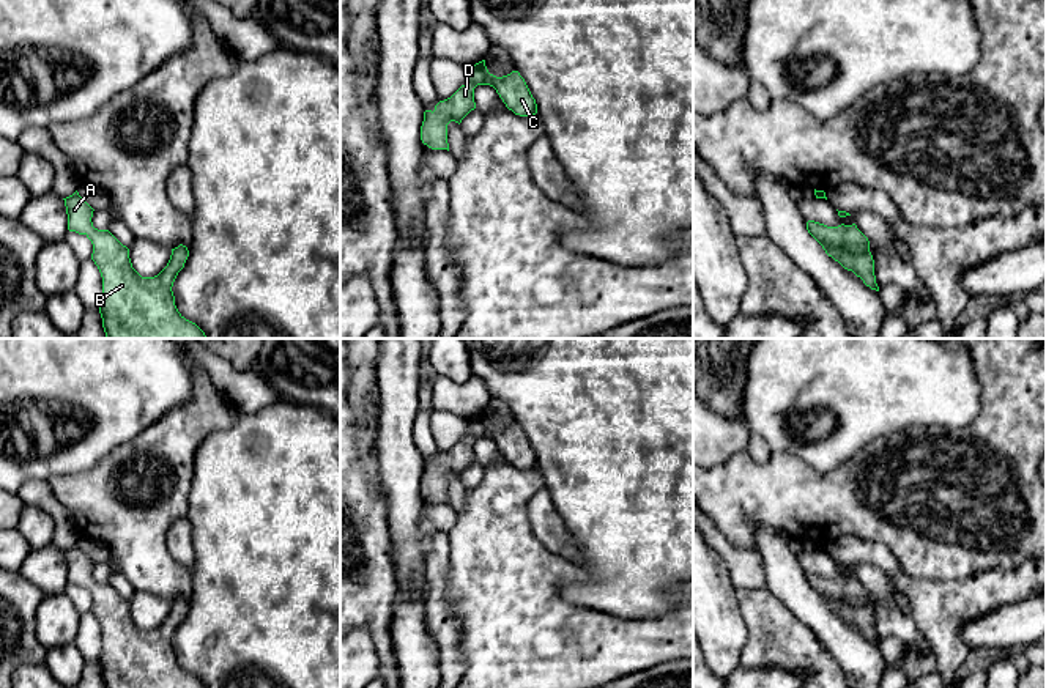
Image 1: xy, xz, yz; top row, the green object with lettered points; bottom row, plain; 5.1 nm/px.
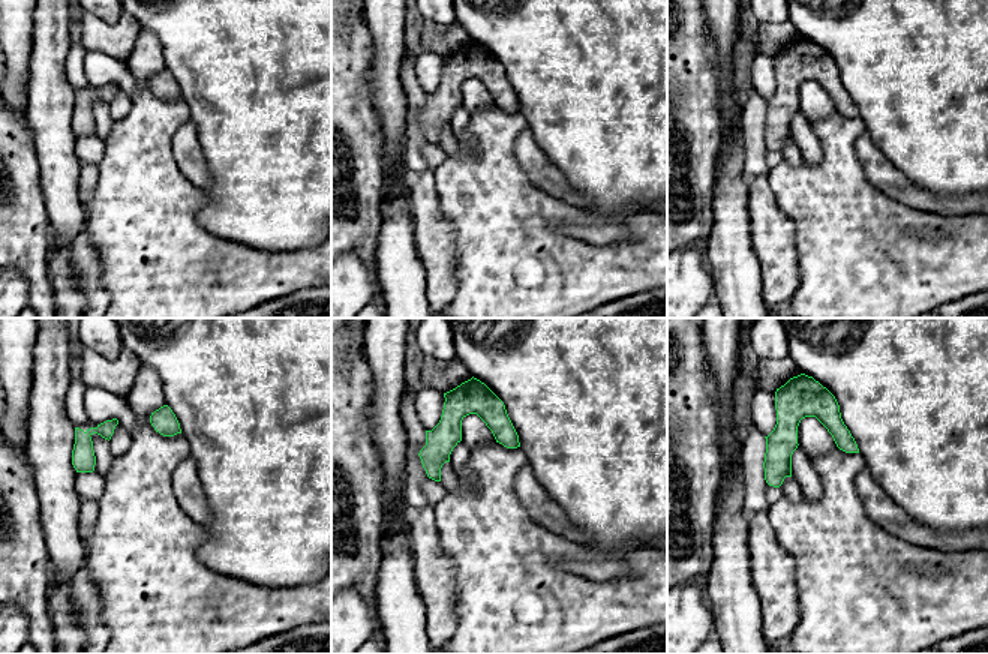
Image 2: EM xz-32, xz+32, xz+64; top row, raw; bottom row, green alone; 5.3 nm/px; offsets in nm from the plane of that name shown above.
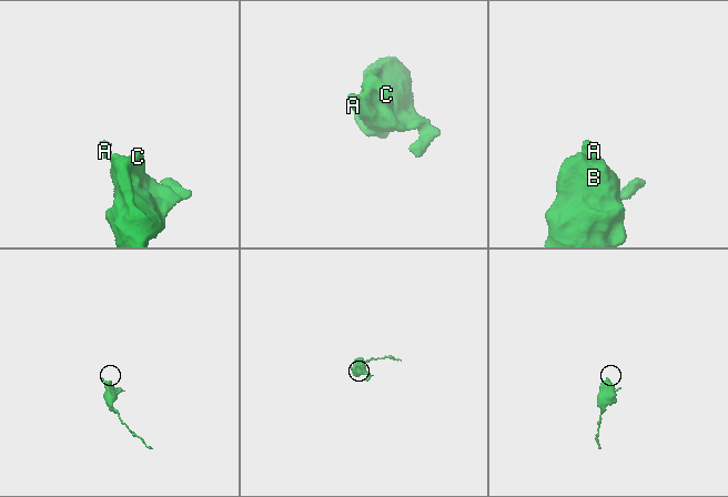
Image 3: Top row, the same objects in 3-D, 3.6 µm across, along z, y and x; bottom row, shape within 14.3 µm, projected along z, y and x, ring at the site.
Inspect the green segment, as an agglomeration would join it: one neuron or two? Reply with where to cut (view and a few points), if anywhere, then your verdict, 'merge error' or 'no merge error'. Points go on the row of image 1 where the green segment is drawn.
cut none; no merge error

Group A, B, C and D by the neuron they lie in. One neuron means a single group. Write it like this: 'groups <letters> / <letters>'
groups A B C D

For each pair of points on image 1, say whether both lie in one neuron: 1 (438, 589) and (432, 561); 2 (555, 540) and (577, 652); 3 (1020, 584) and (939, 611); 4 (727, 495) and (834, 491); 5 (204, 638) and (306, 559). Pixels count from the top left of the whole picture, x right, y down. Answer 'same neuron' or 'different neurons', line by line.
1: same neuron
2: different neurons
3: same neuron
4: same neuron
5: same neuron

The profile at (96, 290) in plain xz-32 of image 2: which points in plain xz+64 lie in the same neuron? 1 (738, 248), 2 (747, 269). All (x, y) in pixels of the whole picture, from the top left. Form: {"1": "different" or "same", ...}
{"1": "different", "2": "different"}

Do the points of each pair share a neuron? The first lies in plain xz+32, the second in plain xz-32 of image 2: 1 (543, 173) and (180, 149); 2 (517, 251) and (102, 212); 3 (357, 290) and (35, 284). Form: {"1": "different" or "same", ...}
{"1": "same", "2": "same", "3": "different"}

